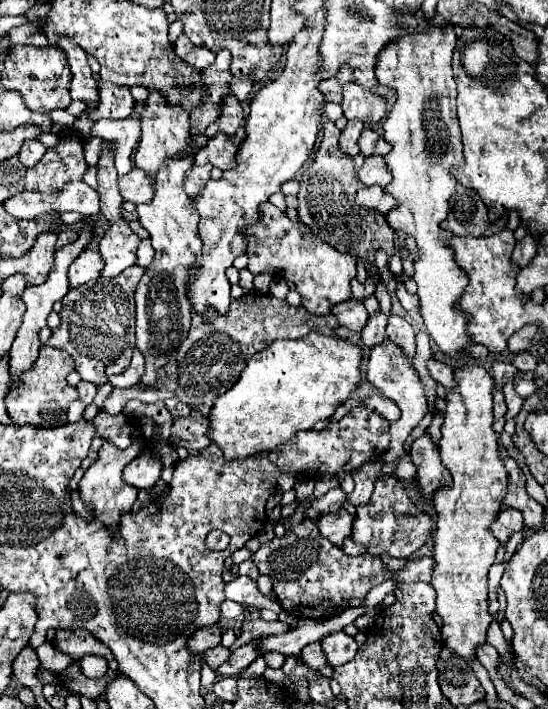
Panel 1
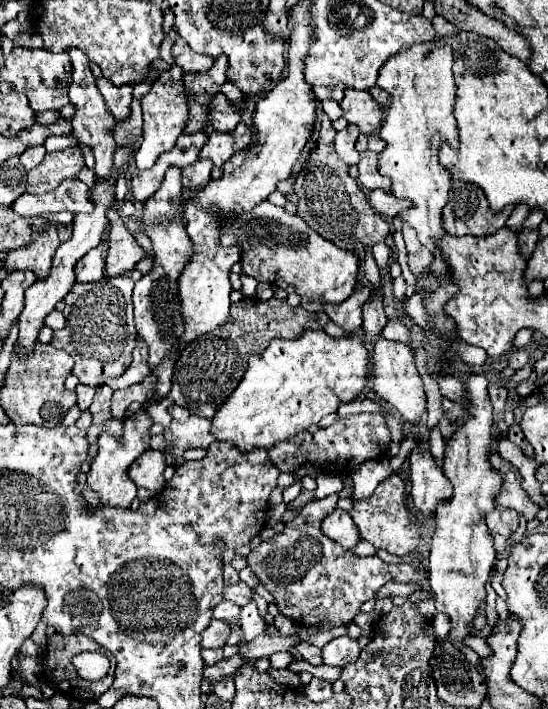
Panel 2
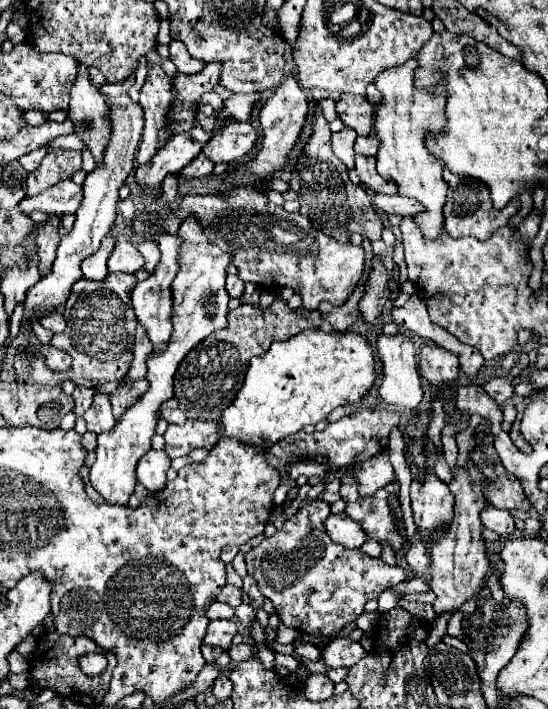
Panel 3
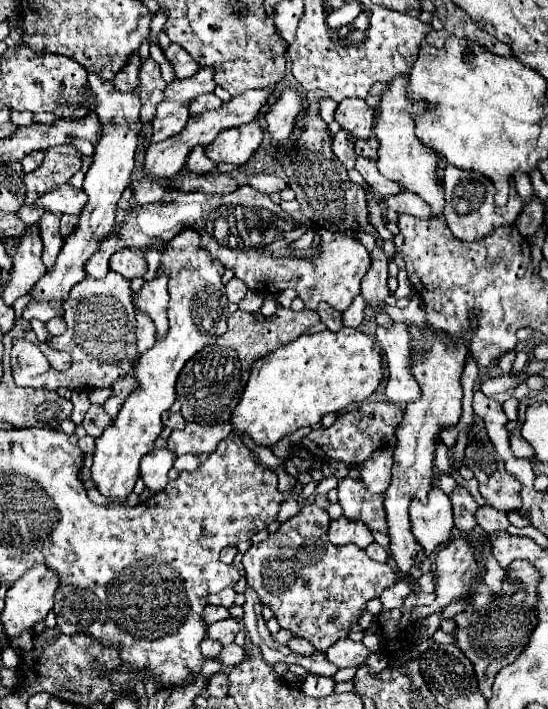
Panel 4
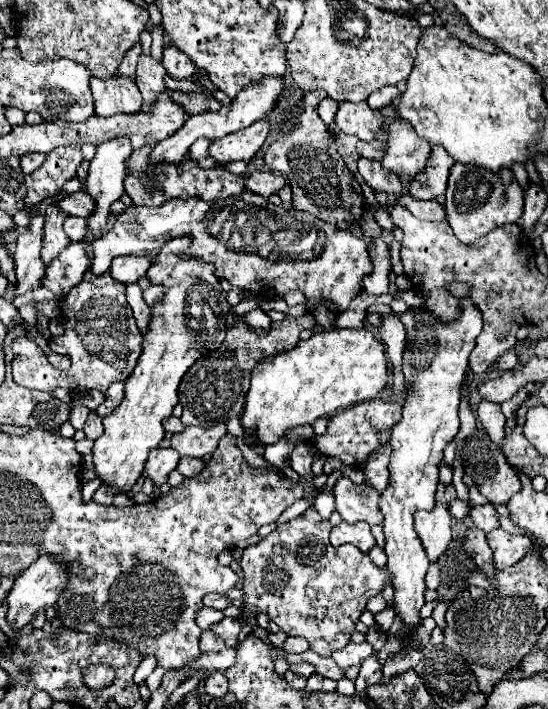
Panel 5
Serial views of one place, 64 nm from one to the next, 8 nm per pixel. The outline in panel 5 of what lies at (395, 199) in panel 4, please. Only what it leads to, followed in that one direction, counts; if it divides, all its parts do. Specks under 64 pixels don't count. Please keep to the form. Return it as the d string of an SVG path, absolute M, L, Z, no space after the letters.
M404 194L404 196L398 196L398 202L404 204L416 218L420 220L432 220L432 222L442 222L446 220L446 212L444 212L444 206L438 202L438 200L414 200L412 196Z

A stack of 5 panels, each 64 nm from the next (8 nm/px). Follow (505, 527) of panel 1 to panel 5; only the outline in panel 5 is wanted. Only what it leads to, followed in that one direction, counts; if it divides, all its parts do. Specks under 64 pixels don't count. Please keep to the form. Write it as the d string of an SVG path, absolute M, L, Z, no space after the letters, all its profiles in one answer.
M486 504L486 506L474 506L470 510L470 518L474 522L476 528L484 530L484 532L490 532L494 528L498 528L498 512L494 510L492 504Z

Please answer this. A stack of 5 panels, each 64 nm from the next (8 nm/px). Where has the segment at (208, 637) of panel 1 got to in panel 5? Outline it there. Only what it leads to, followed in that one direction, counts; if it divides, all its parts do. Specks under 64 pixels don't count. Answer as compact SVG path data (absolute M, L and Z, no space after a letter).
M224 618L218 624L214 624L210 630L216 636L222 636L226 640L228 648L234 648L238 644L238 634L240 634L240 620L238 618Z

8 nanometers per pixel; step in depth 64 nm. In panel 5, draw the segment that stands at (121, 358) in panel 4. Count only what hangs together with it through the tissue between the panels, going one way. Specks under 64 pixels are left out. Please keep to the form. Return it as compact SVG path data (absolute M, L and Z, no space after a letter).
M86 270L84 280L60 302L60 310L64 334L50 340L50 350L68 356L72 366L66 372L60 372L60 378L48 380L52 386L46 390L52 392L60 386L72 392L106 392L112 382L124 382L136 366L142 348L142 332L132 320L132 310L126 302L126 286L112 280L108 272L104 276L96 276L92 270Z

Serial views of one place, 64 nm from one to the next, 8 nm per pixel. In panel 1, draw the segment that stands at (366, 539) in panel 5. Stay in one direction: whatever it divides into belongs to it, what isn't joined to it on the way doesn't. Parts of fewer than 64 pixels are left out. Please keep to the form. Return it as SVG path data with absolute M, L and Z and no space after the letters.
M340 508L334 514L320 516L318 528L324 538L328 538L336 546L342 546L342 542L352 536L352 522L354 522L354 516L348 514L344 508Z

